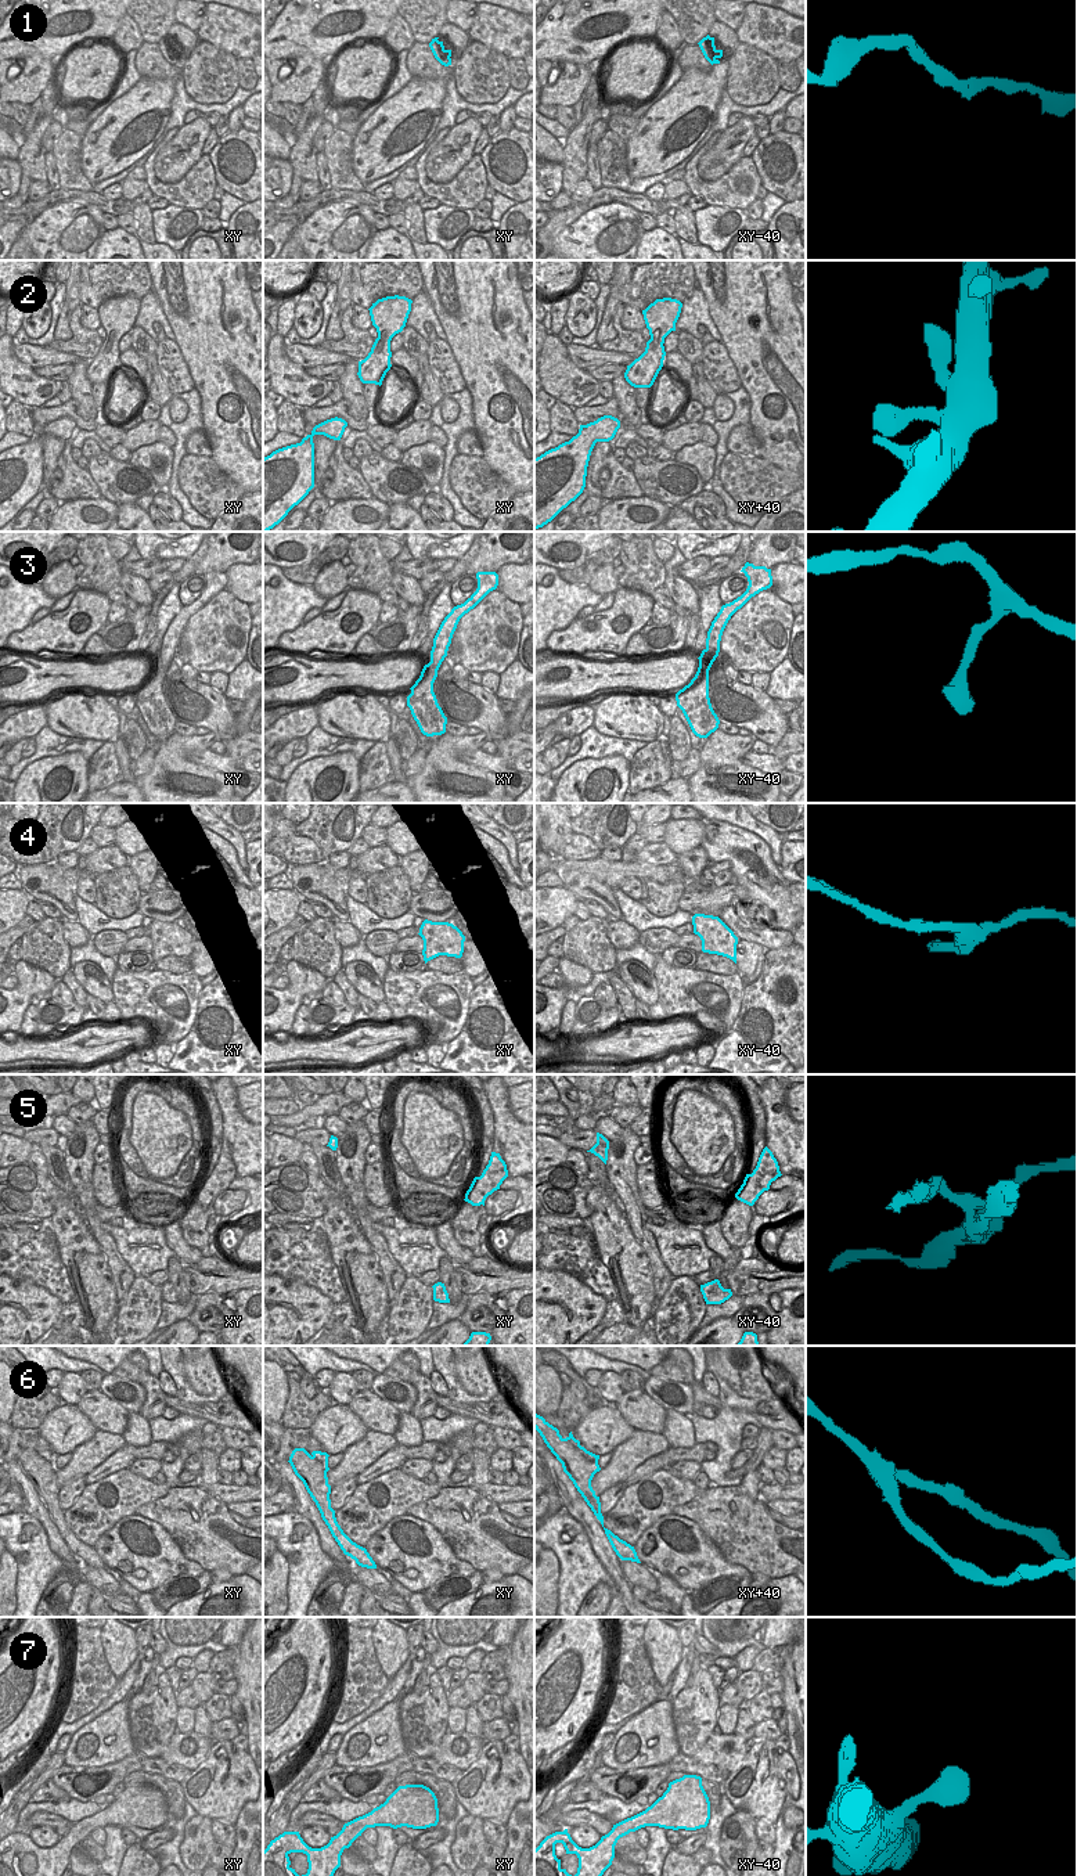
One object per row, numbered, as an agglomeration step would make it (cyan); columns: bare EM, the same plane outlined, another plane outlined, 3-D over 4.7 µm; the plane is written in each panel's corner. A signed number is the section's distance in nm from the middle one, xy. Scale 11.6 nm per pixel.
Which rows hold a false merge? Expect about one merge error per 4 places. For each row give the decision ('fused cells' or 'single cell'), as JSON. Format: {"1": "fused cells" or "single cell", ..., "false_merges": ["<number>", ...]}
{"1": "single cell", "2": "single cell", "3": "single cell", "4": "single cell", "5": "single cell", "6": "fused cells", "7": "single cell", "false_merges": ["6"]}

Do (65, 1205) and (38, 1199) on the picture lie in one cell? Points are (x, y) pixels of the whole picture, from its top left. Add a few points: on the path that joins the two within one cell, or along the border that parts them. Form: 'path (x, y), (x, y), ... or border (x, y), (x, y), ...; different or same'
border (65, 1194), (56, 1194), (50, 1199), (50, 1216); different

